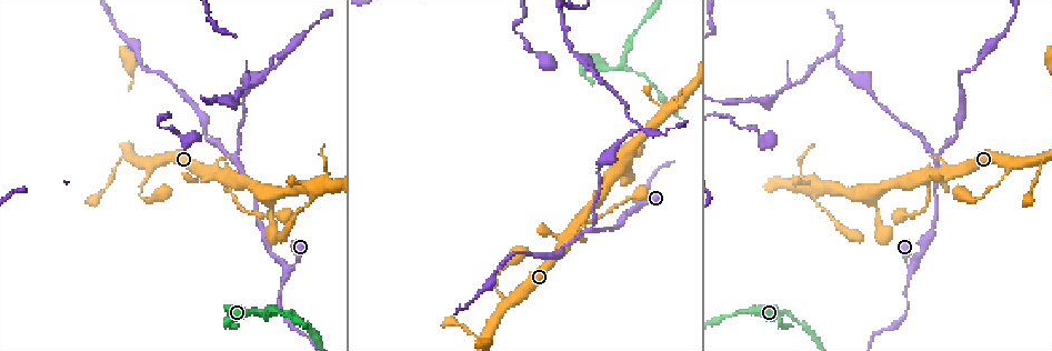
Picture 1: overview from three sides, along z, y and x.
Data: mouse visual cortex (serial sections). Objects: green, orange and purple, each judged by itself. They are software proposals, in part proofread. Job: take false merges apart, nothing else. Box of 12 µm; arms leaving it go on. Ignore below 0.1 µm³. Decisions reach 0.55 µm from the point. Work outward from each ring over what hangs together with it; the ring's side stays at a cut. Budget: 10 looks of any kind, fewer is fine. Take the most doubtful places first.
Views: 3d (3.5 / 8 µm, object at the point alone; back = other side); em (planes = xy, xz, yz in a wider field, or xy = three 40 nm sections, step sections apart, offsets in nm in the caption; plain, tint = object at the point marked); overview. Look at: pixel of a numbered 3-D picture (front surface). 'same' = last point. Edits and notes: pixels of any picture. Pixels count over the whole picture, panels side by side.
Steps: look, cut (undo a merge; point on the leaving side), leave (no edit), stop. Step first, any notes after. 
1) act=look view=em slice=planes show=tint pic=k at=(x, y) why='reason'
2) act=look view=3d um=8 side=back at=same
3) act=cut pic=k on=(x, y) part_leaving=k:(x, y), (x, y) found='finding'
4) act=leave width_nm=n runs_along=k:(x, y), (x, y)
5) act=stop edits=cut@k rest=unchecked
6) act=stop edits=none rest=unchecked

act=look view=3d um=3.5 pic=1 at=(266, 313) why='two arms in line, one across'

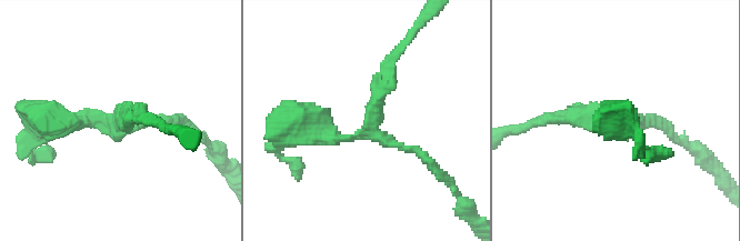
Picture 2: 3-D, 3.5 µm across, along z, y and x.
act=look view=em slice=xy step=5 show=tint pic=2 at=(371, 130) why='shape alone is not enough'

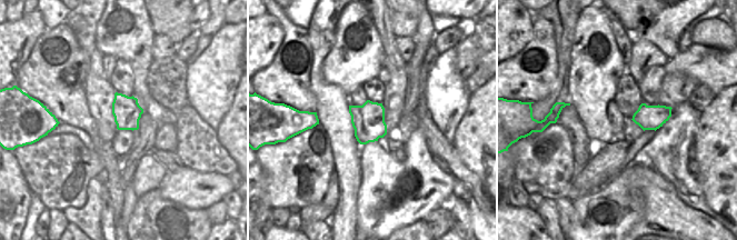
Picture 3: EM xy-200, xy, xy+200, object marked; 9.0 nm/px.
act=leave arm_widths_nm=100,200,300 runs_along=2:(301, 123), (336, 138), (369, 130), (390, 61) found='all the same cell'

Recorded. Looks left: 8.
act=look view=3d um=8 pic=1 at=(237, 157)

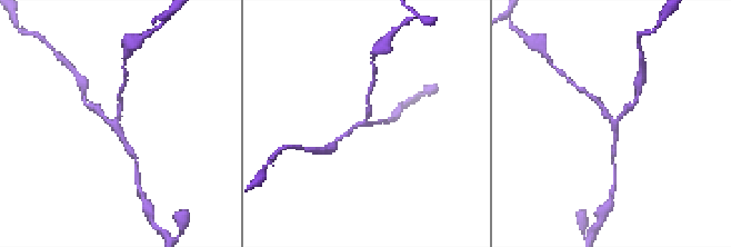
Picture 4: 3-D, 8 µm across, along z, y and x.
act=look view=3d um=3.5 pic=4 at=(117, 124)

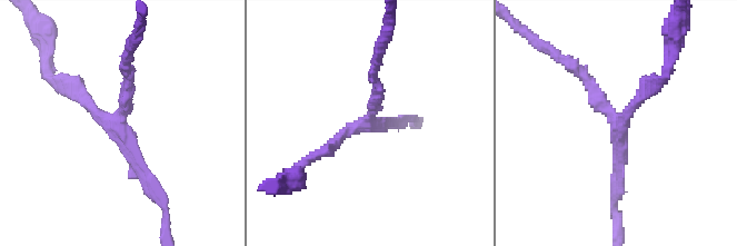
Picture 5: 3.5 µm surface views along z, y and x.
act=look view=em slice=xy step=5 show=tint pic=5 at=(370, 123)

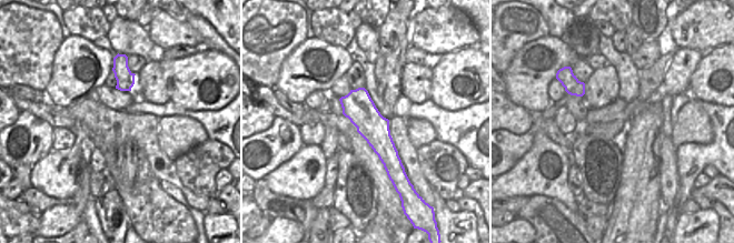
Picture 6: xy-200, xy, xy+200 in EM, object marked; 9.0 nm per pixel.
act=leave found='one cell here'

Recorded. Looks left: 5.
act=look view=3d um=3.5 pic=1 at=(640, 128) why='sharp bend'

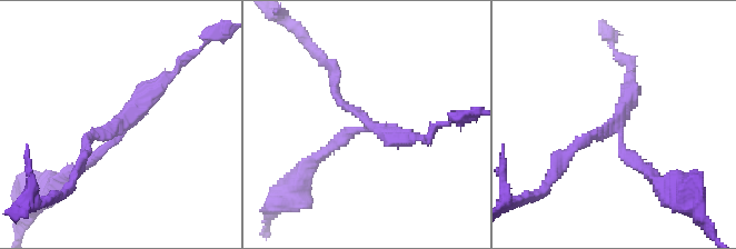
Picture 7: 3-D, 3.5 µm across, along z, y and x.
act=look view=em slice=planes show=tint pic=7 at=(113, 132) why='shape alone is not enough'

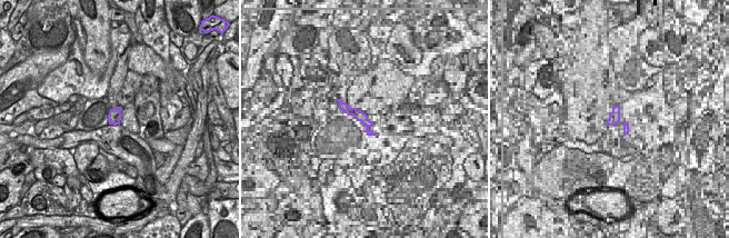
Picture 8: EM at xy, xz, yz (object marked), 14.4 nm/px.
act=cut pic=7 on=(338, 98) part_leaving=7:(365, 122), (338, 99), (331, 68), (317, 55) found='two cells meet here'

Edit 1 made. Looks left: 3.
act=look view=3d um=3.5 pic=1 at=(280, 298) why='thin neck'

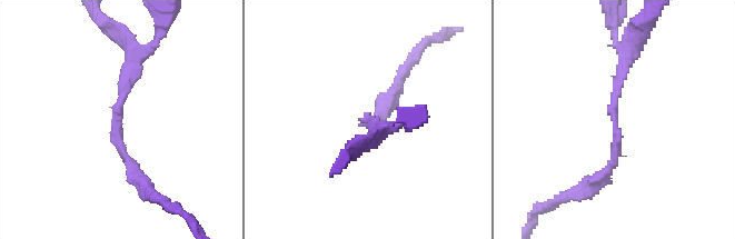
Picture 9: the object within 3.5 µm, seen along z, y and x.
act=look view=em slice=planes show=tint pic=9 at=(366, 121)

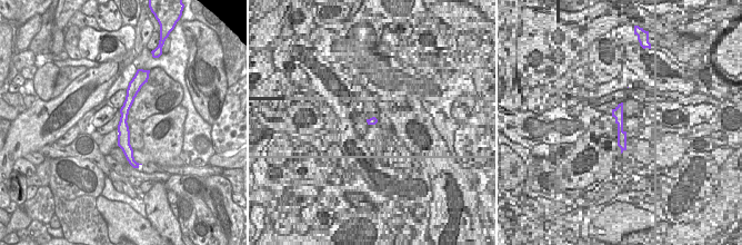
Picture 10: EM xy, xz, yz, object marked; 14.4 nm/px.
act=leave arm_widths_nm=150,200 runs_along=9:(625, 51), (614, 99), (617, 153), (592, 185) found='continuous, no second cell'

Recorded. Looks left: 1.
act=stop edits=cut@7 rest=unchecked

